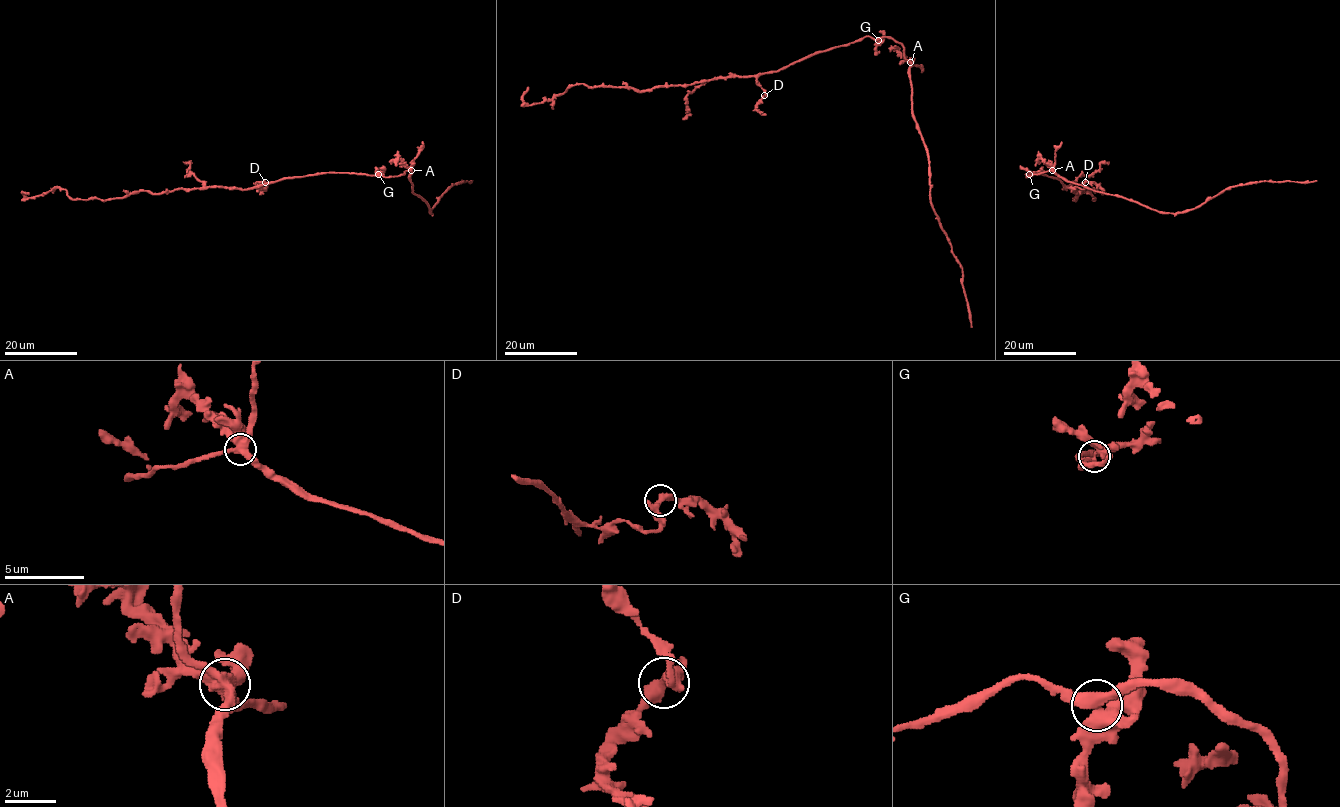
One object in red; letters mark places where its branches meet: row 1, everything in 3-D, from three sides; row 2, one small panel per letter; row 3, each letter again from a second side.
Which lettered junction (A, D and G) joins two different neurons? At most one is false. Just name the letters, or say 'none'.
none

